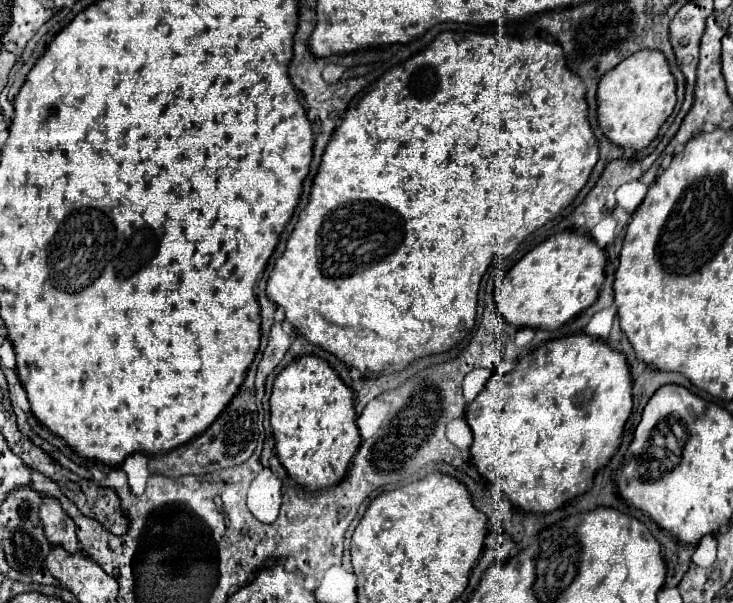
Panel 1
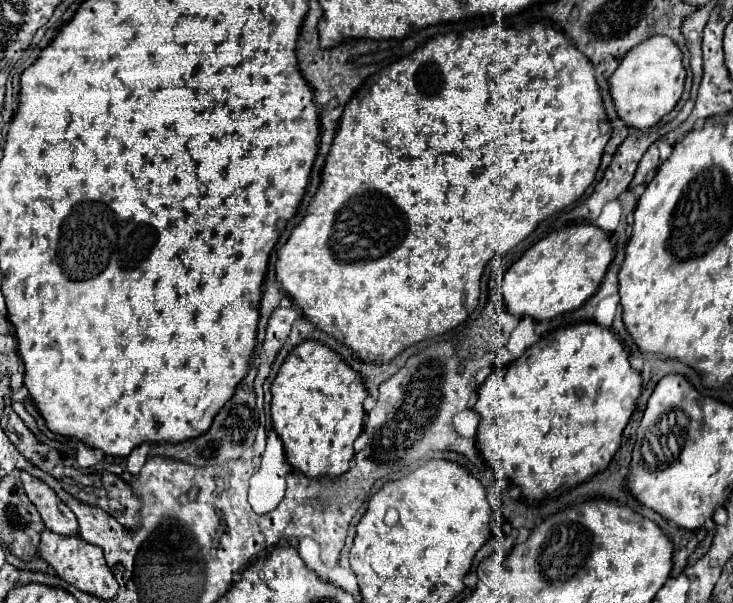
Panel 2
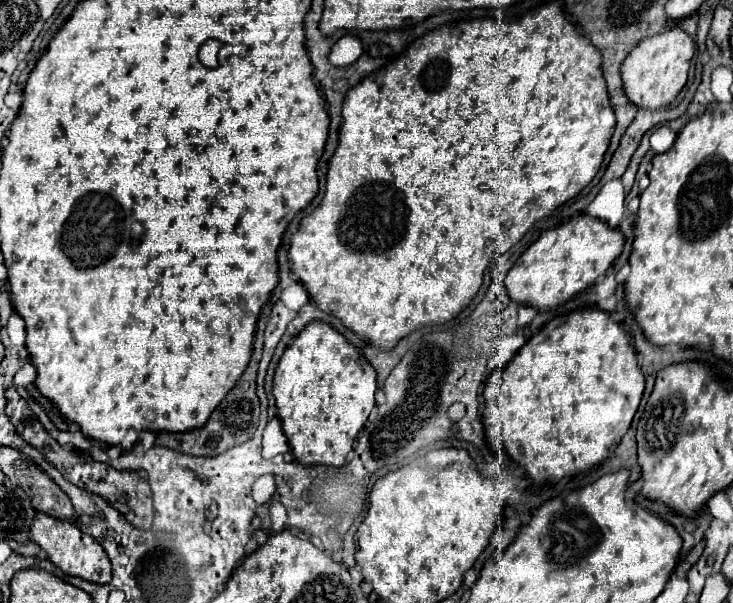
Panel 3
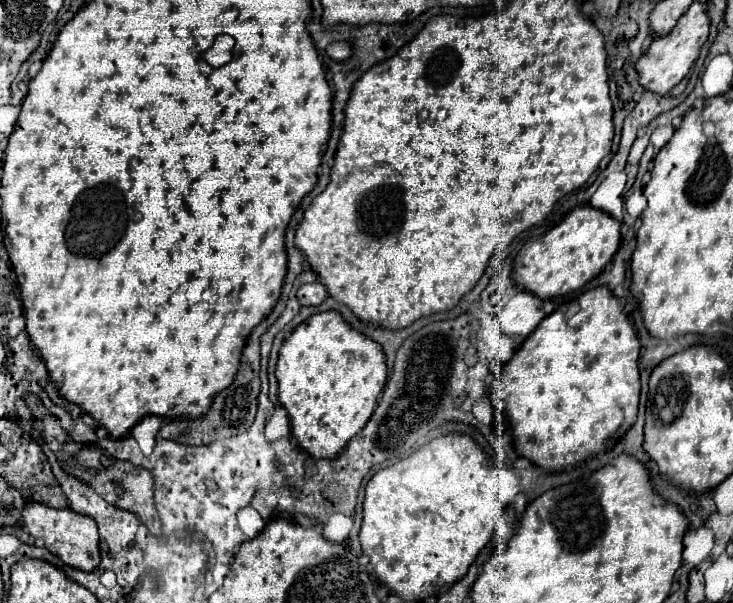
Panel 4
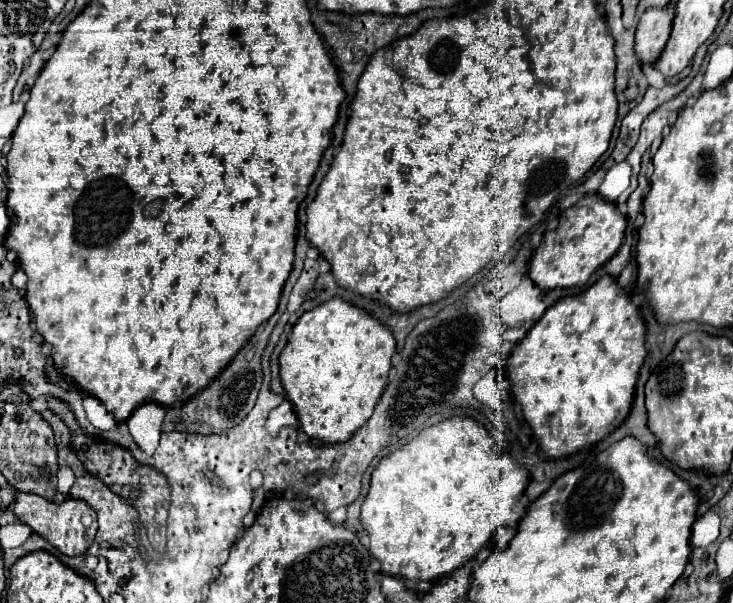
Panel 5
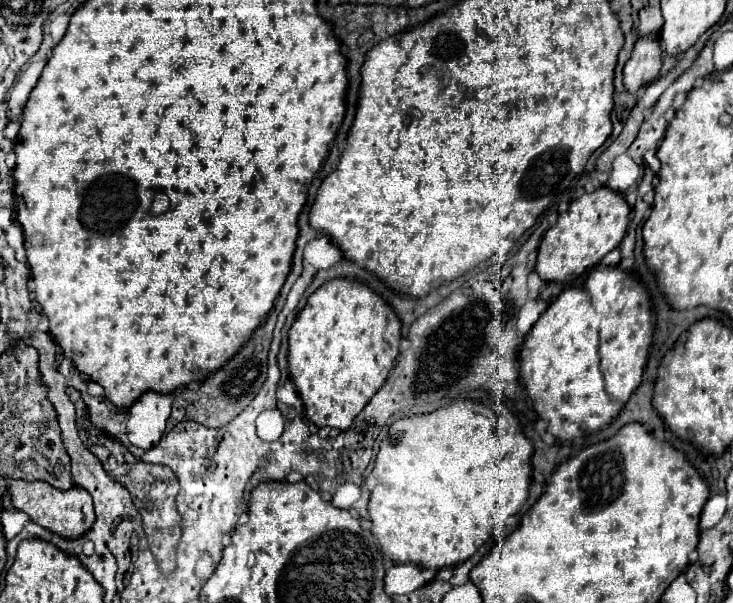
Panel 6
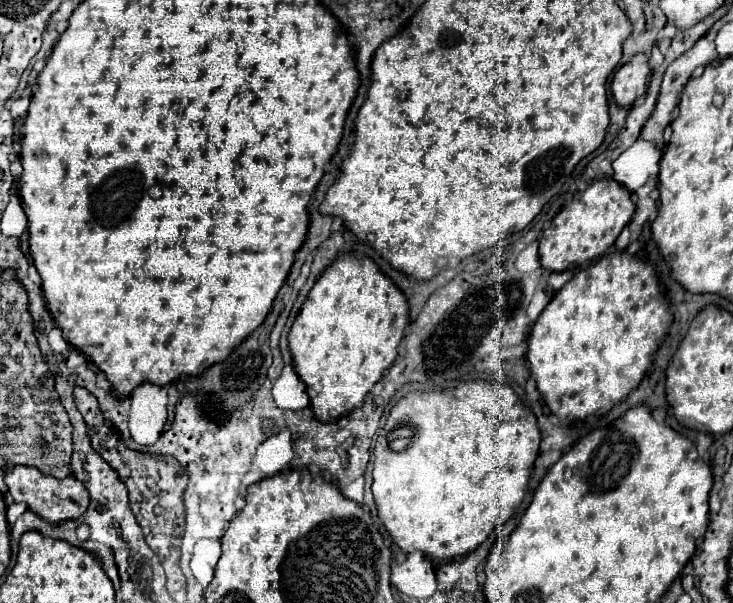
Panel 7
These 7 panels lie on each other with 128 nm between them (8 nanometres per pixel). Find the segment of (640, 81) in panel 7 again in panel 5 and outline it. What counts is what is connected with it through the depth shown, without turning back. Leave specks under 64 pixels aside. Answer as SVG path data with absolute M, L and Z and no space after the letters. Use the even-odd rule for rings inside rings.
M672 6L662 10L648 10L640 18L636 28L636 44L634 54L640 64L656 64L660 52L664 50L672 26Z

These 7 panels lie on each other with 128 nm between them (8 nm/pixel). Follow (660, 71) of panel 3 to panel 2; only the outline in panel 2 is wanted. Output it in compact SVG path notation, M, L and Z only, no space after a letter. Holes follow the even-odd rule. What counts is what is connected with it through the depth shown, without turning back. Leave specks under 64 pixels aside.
M664 34L650 36L648 40L632 48L620 62L620 68L616 68L616 72L612 74L610 92L618 116L632 128L646 130L654 126L680 100L684 90L684 80L686 80L686 70L682 66L680 46L670 36Z

